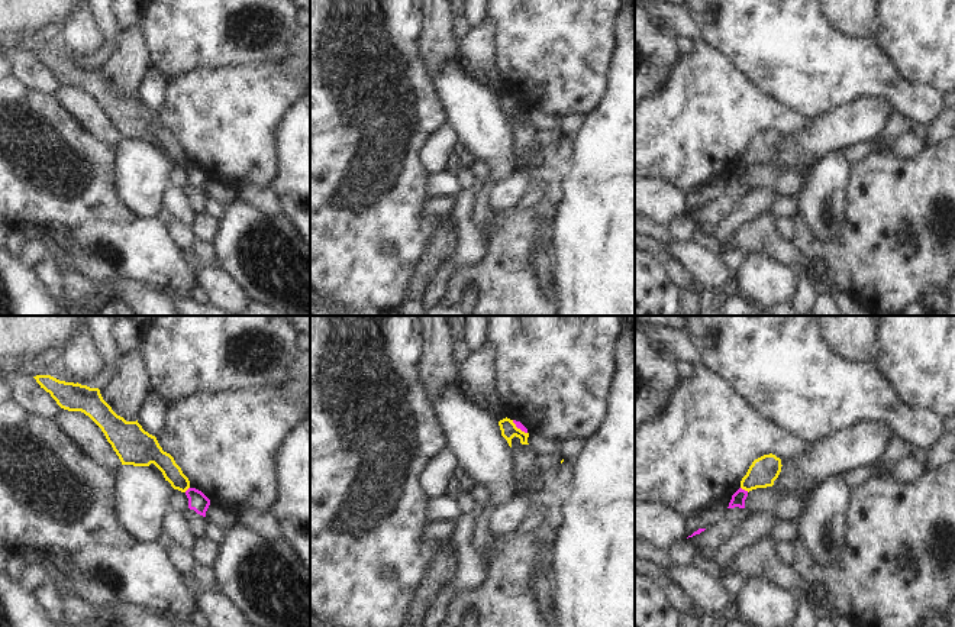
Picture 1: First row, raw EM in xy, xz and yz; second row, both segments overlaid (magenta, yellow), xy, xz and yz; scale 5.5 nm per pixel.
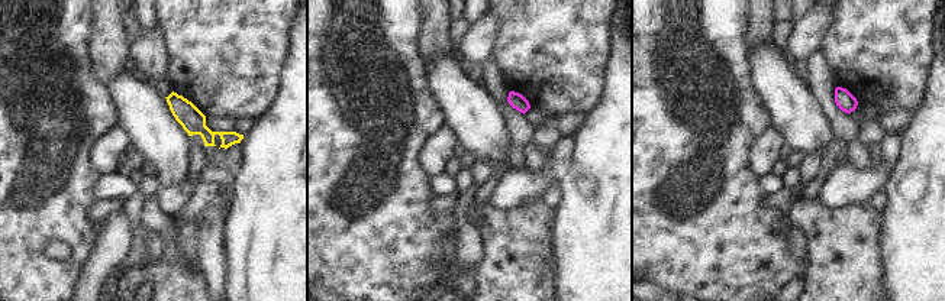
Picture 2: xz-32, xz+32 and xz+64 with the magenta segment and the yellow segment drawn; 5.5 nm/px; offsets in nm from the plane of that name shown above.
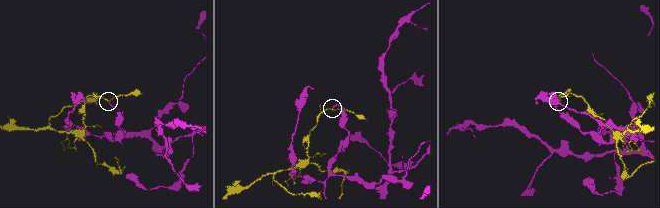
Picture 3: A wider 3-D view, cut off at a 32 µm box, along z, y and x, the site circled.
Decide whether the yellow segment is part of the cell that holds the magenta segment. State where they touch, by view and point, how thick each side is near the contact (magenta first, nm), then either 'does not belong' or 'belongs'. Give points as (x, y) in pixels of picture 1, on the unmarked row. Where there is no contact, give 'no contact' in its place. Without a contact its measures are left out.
contact yz (744, 165); calibres 80 and 160 nm; does not belong

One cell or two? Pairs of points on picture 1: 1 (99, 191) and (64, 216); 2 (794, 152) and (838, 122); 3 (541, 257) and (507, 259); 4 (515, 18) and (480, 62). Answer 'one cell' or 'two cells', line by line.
1: one cell
2: one cell
3: two cells
4: two cells

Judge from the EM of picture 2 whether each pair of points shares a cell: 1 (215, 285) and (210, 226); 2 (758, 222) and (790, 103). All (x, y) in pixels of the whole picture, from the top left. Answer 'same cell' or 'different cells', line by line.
1: same cell
2: different cells

